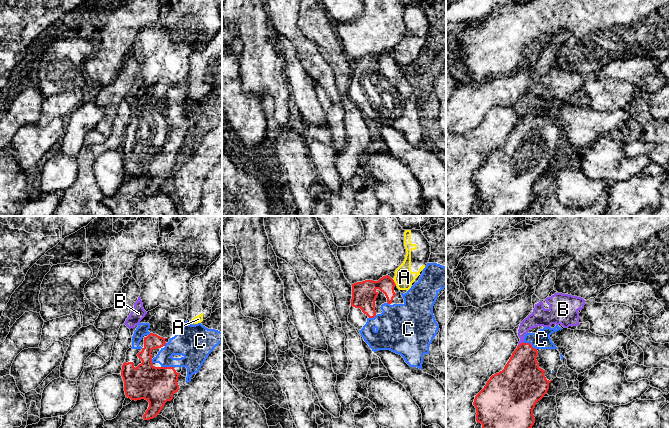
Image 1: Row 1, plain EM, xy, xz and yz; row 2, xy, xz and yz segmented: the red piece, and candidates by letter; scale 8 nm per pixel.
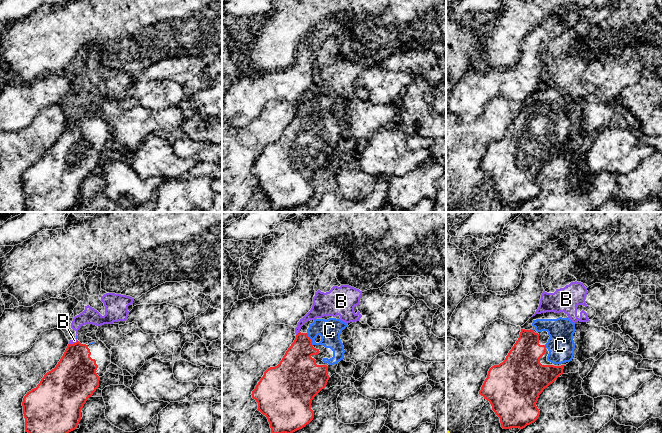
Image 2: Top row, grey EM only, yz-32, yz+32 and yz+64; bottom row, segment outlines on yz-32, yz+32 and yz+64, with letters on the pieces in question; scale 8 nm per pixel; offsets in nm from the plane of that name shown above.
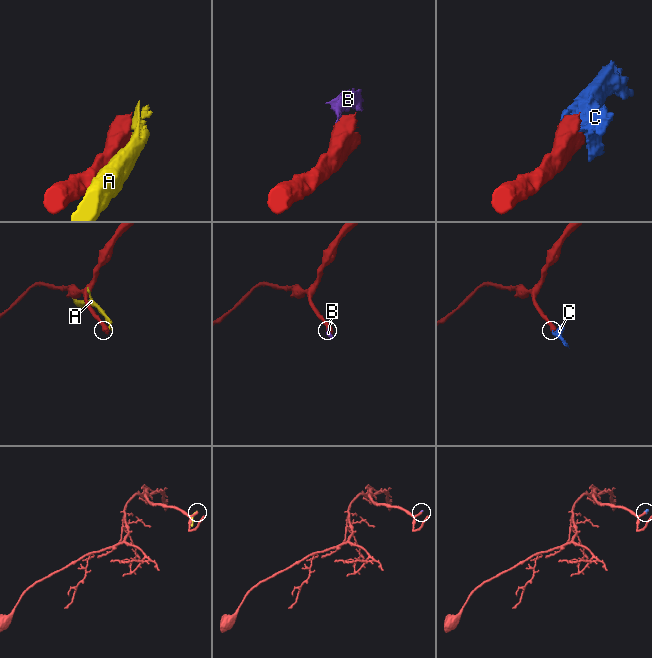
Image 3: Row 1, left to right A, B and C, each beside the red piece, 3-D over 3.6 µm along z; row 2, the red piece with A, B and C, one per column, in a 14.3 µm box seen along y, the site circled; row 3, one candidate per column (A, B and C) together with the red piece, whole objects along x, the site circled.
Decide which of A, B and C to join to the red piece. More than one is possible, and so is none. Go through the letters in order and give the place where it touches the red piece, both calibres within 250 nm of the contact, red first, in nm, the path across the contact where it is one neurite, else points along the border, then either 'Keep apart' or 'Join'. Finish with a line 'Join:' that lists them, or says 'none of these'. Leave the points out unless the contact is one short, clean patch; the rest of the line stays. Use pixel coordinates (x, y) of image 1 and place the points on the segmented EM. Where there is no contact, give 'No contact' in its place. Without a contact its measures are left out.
A: Touches red at xz (394, 282). Thickness 180 nm (red) against 160 nm. Keep apart
B: Touches red at yz (521, 343). Thickness 300 nm (red) against 130 nm. Boundary: yz (523, 341), (518, 345). Keep apart
C: Touches red at yz (530, 344). Thickness 300 nm (red) against 150 nm. Join
Join: C

